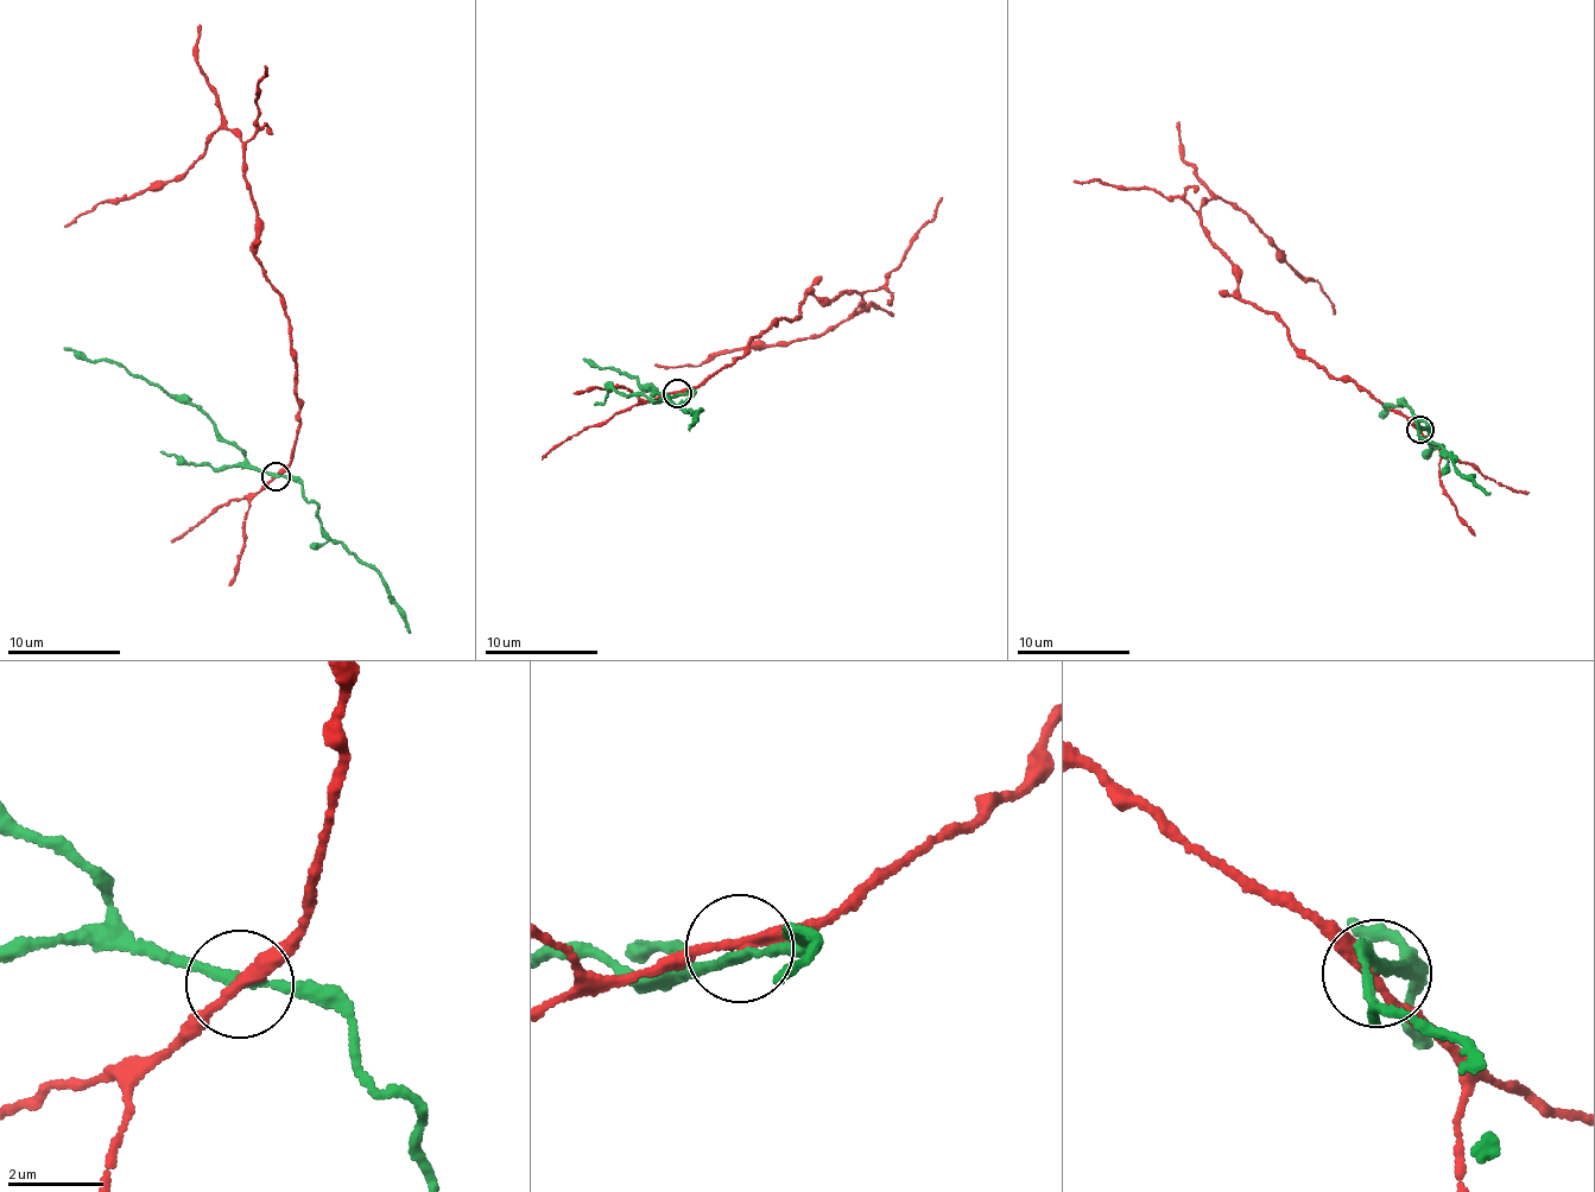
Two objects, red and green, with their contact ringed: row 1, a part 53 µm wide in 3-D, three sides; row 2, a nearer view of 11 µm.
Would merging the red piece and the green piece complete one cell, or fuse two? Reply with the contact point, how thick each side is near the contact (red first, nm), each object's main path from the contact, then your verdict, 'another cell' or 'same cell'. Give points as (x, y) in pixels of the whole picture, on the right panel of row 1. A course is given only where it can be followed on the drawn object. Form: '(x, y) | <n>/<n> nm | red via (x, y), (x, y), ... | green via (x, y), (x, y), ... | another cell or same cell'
(1421, 430) | 220/190 nm | red via (1421, 430), (1337, 380), (1289, 328), (1240, 298), (1200, 209), (1228, 202), (1320, 285), (1333, 314) | green via (1421, 430), (1428, 424), (1419, 423), (1404, 405), (1387, 405), (1384, 416), (1378, 414) | another cell

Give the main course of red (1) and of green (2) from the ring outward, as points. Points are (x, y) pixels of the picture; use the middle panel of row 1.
1: (676, 394), (791, 323), (807, 292), (861, 297), (817, 334), (692, 366), (654, 363)
2: (676, 394), (662, 401), (663, 394), (584, 357)

